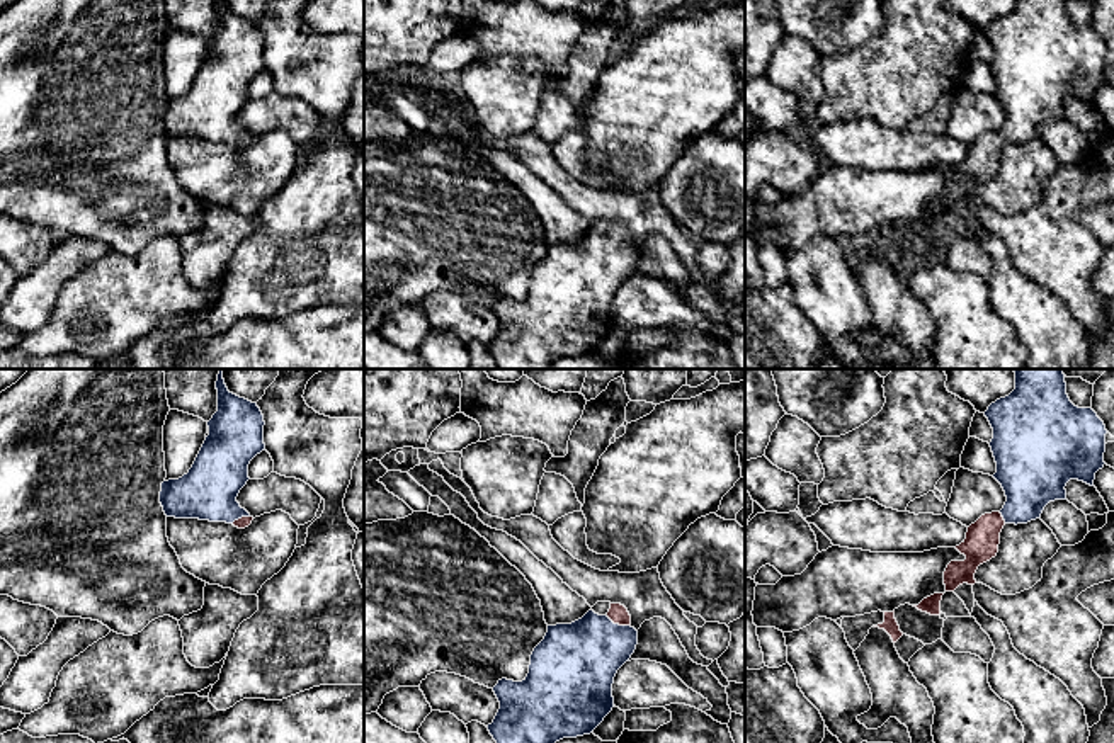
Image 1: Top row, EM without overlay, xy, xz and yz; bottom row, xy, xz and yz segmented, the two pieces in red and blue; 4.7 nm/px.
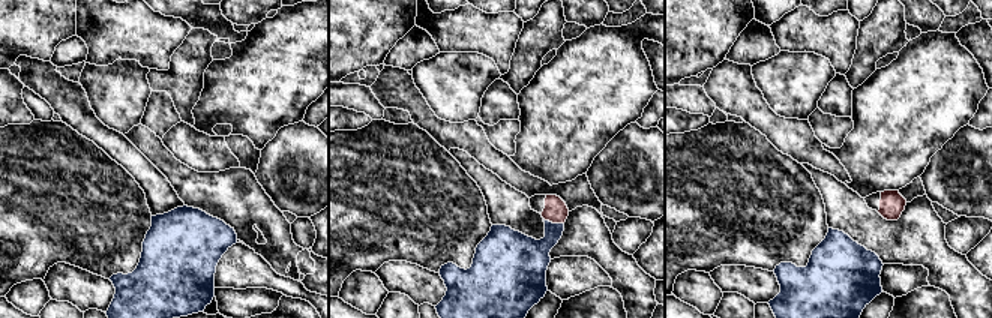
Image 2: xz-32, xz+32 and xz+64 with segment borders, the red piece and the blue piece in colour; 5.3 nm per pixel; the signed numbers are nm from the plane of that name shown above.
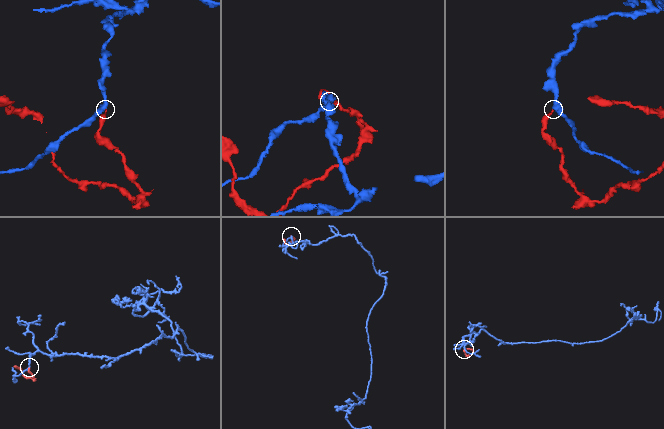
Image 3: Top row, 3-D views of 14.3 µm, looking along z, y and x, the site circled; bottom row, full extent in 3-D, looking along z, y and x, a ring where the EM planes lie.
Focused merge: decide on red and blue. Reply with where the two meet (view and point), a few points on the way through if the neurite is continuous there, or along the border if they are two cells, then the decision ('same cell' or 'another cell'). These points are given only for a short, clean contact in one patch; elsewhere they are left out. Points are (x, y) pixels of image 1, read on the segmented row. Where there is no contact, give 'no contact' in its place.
meets red in xz at (618, 623); runs through xz (618, 614), (618, 623), (580, 660); same cell

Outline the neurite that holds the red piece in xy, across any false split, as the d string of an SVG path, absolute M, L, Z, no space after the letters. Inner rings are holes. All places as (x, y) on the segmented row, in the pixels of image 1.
M223 369L218 381L218 411L192 468L179 479L162 483L160 503L167 517L226 522L238 529L253 517L236 496L247 485L250 461L265 451L264 415L257 403L228 391Z

